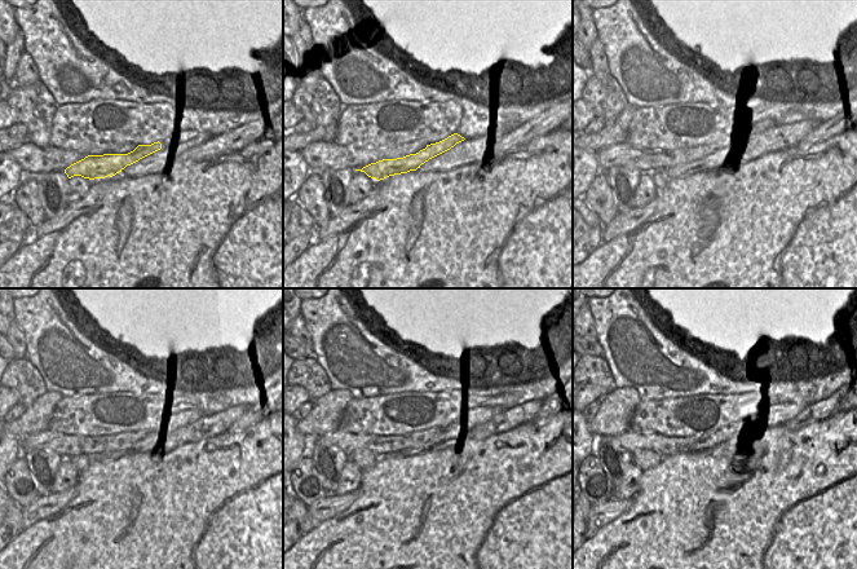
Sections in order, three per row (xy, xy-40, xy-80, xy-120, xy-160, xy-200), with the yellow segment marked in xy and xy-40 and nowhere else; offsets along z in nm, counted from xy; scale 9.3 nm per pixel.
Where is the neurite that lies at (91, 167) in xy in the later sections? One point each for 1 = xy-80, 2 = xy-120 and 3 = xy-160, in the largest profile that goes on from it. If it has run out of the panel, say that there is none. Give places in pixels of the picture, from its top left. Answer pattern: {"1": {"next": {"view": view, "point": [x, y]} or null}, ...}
{"1": {"next": {"view": "xy-80", "point": [728, 148]}}, "2": {"next": {"view": "xy-120", "point": [151, 444]}}, "3": {"next": {"view": "xy-160", "point": [442, 440]}}}

